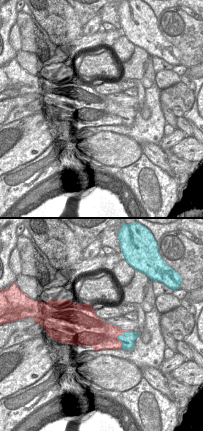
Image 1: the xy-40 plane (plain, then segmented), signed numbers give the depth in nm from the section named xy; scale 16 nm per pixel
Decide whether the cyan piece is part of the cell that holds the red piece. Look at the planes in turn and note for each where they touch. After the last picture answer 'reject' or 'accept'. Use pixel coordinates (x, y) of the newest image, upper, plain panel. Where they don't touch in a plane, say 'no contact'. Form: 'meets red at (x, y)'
meets red at (117, 112)

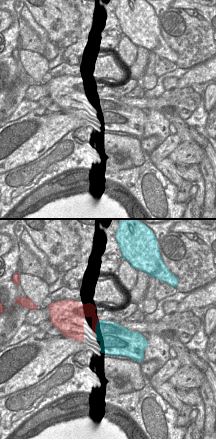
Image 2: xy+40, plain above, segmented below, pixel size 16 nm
meets red at (95, 100)

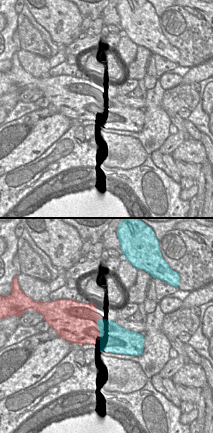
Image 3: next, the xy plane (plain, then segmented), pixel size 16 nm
meets red at (97, 105)

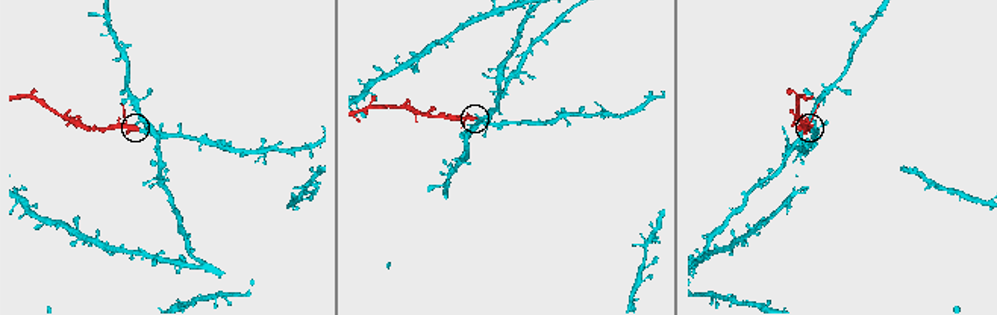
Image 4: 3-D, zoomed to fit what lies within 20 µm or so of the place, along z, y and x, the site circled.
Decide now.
accept

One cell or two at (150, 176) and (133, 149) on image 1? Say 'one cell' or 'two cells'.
two cells

